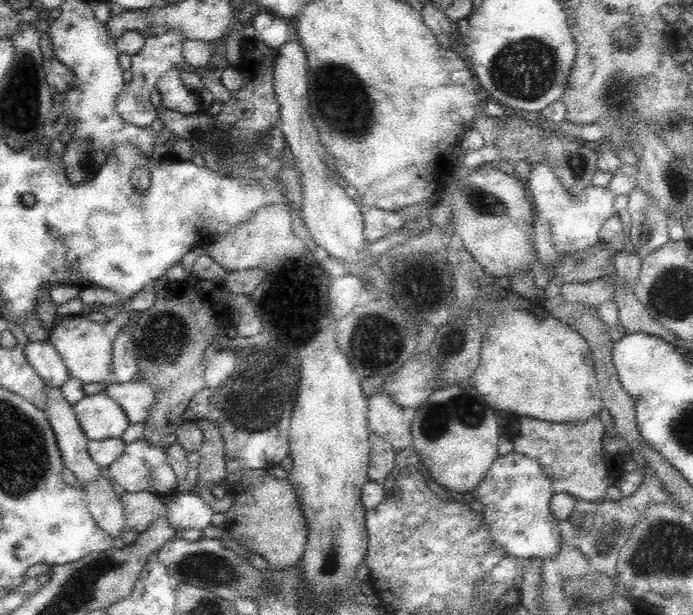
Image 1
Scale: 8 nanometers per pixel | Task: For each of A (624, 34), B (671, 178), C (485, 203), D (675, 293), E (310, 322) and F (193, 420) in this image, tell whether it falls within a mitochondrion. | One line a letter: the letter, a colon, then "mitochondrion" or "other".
A: mitochondrion
B: mitochondrion
C: mitochondrion
D: mitochondrion
E: mitochondrion
F: other

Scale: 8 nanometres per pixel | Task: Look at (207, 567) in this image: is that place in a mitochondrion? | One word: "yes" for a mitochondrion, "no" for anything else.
yes

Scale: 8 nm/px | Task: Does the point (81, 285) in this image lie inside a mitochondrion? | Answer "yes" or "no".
no

